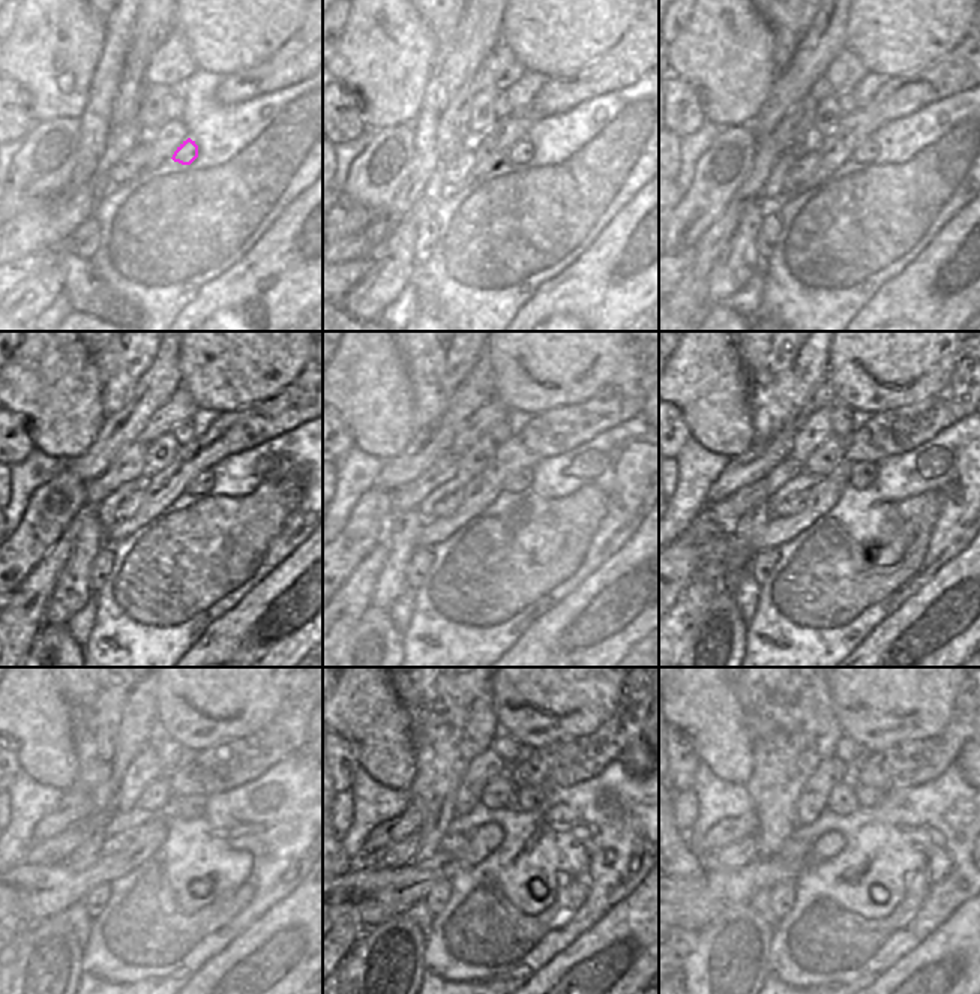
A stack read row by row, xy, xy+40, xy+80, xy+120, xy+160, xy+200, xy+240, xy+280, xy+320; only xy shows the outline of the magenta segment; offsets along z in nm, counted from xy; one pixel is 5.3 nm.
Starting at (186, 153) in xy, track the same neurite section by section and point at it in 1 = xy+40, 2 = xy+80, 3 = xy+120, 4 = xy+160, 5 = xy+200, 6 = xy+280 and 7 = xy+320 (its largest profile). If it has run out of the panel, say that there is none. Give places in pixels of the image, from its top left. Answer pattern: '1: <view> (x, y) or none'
1: xy+40 (523, 152)
2: xy+80 (866, 152)
3: xy+120 (200, 485)
4: xy+160 (521, 482)
5: xy+200 (863, 474)
6: xy+280 (527, 799)
7: xy+320 (866, 796)

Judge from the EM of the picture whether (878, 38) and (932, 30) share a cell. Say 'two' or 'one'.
one

